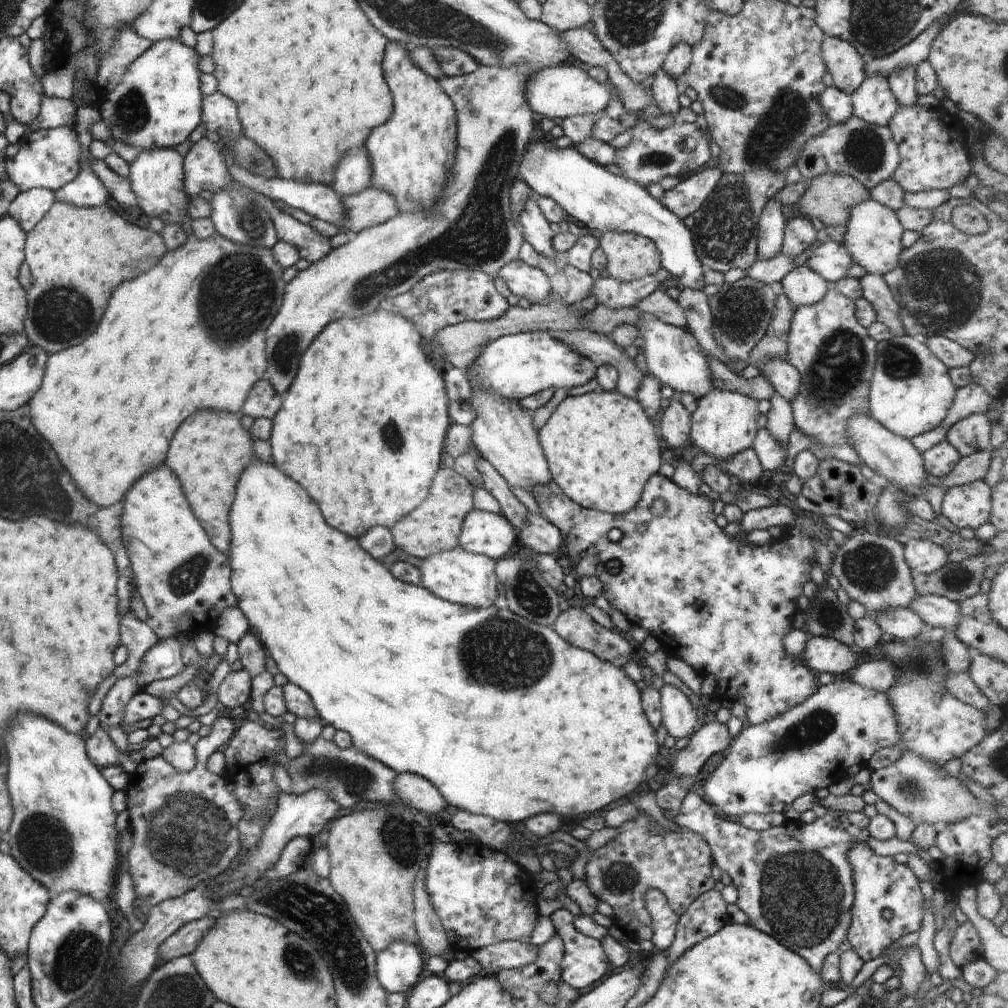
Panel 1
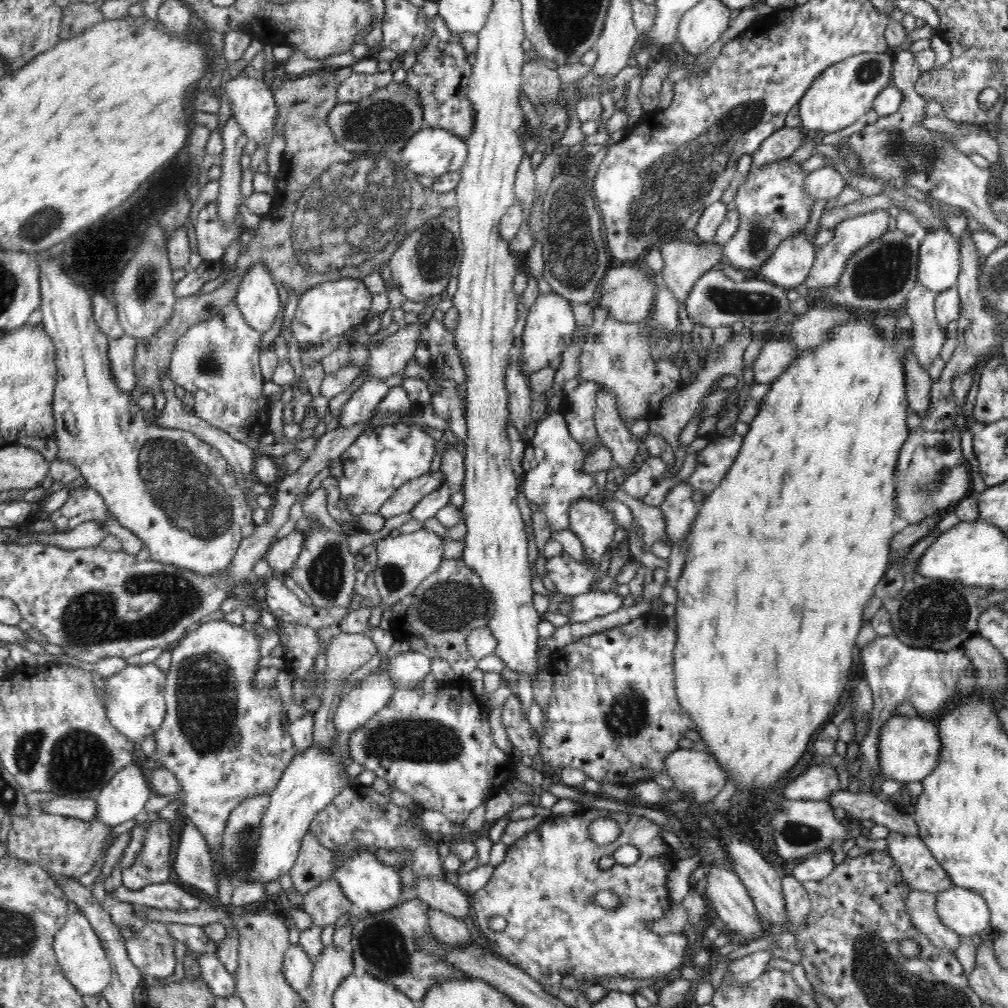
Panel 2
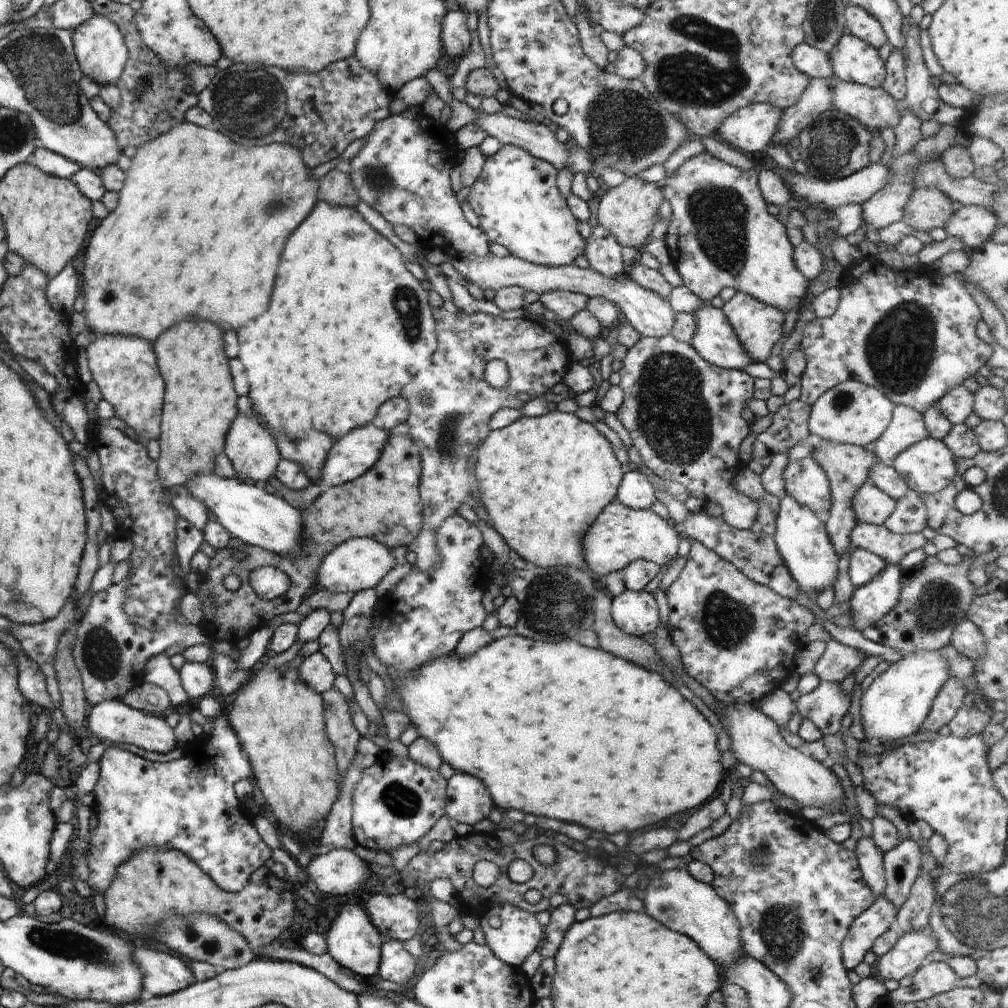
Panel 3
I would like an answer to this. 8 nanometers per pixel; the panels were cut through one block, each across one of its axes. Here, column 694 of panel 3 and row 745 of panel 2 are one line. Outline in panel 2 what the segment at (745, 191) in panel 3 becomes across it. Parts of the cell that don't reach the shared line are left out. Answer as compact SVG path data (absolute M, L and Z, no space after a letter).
M218 620L213 622L204 622L201 624L198 630L190 632L187 636L176 646L171 649L172 652L172 664L170 664L170 670L166 673L166 684L164 688L164 699L166 702L166 716L160 725L160 728L154 732L154 738L156 742L156 755L153 758L154 761L162 763L162 767L172 771L176 776L176 779L180 781L182 790L184 790L183 805L186 818L190 819L198 830L202 832L210 850L212 850L212 858L216 863L219 861L220 843L222 842L222 835L227 825L228 817L231 810L235 809L242 804L247 798L256 796L256 794L268 793L275 789L286 768L291 764L291 761L297 756L296 745L292 741L292 735L286 725L282 725L282 708L283 703L281 695L279 694L279 688L281 683L276 684L272 688L262 688L259 690L255 688L254 677L260 670L260 660L263 658L260 655L259 640L252 632L244 630L241 626L236 626L232 623L228 623L224 620Z

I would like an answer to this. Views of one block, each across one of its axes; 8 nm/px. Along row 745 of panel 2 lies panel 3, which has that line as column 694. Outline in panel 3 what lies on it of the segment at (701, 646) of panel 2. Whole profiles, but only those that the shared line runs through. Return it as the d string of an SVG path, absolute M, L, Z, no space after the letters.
M512 634L504 638L493 639L490 644L472 652L470 656L460 658L456 652L448 656L430 660L414 670L414 674L406 676L400 682L393 682L397 698L404 706L404 714L417 728L418 736L433 744L443 762L449 764L456 772L465 772L475 777L486 786L495 807L504 808L510 813L516 810L548 816L554 820L578 824L596 832L618 834L618 832L636 832L650 828L662 820L668 820L674 814L688 812L692 808L704 805L716 794L720 782L727 774L720 764L722 753L718 748L718 731L696 709L690 701L666 679L657 672L650 672L643 666L624 660L619 656L612 656L601 648L588 648L574 639L560 642L536 641L520 635Z

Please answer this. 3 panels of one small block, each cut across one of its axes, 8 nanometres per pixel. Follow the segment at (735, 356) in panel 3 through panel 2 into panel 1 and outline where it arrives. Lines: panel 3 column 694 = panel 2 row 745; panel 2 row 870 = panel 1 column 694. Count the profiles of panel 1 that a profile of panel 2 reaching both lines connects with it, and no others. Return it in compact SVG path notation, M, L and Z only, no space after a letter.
M535 140L527 144L519 174L536 197L548 197L557 202L571 220L585 230L614 230L644 235L652 240L660 251L661 266L672 274L680 288L699 291L706 286L703 277L706 270L694 250L691 230L641 184L610 173L602 165L587 159L574 146L561 148Z

